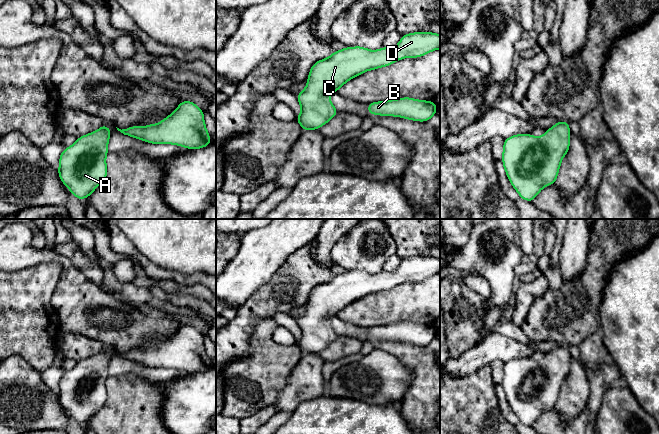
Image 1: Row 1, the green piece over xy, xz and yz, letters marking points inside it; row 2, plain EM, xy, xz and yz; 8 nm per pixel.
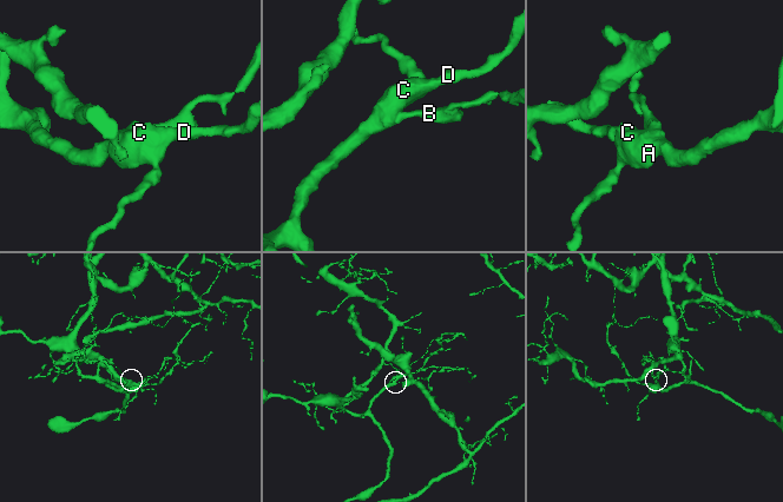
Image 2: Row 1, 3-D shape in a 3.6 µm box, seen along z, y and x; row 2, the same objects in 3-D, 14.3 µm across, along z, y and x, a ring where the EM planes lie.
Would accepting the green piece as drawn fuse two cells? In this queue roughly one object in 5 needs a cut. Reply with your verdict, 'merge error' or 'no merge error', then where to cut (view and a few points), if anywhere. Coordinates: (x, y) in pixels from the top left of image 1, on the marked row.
no merge error | no cut

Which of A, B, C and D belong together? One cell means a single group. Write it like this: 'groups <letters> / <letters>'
groups A B C D

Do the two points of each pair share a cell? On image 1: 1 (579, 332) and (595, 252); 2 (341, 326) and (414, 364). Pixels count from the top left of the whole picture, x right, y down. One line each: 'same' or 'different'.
1: same
2: same

